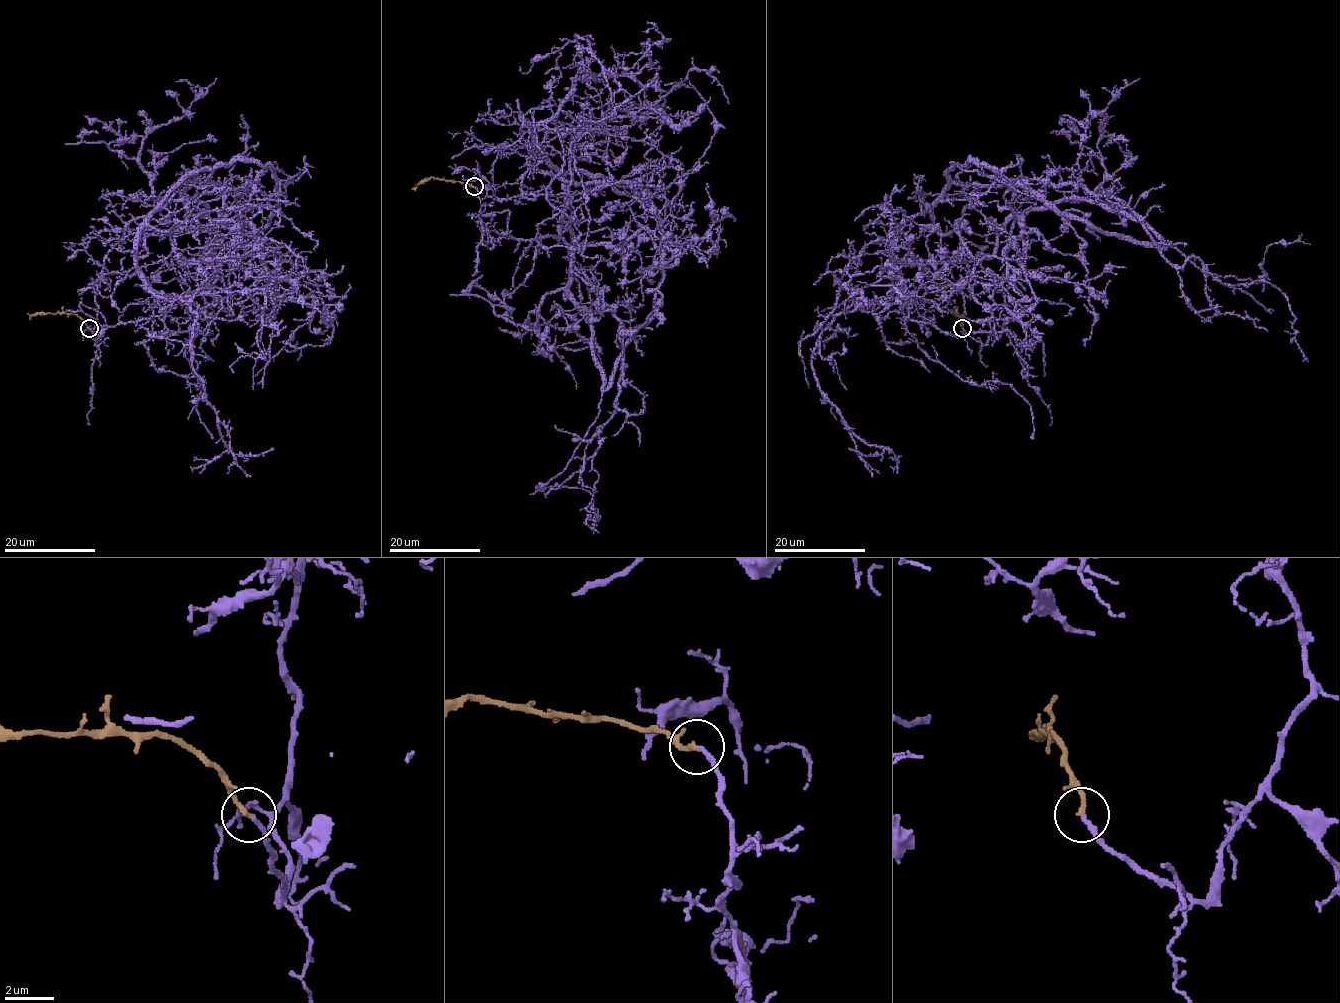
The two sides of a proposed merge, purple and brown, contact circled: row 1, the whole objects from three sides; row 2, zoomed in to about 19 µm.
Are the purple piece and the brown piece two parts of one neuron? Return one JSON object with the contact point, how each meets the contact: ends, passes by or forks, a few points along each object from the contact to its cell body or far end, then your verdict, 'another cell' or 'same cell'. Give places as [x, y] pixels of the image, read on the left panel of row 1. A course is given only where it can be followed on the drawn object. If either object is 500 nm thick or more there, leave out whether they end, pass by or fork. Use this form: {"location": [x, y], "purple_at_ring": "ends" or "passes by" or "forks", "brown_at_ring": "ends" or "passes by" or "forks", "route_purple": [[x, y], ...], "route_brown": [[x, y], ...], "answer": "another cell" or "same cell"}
{"location": [89, 328], "purple_at_ring": "ends", "brown_at_ring": "ends", "route_purple": [[89, 328], [95, 344], [105, 256], [179, 183], [136, 268], [196, 314], [226, 444], [272, 448]], "route_brown": [[89, 328], [75, 314], [34, 313], [29, 319]], "answer": "same cell"}

